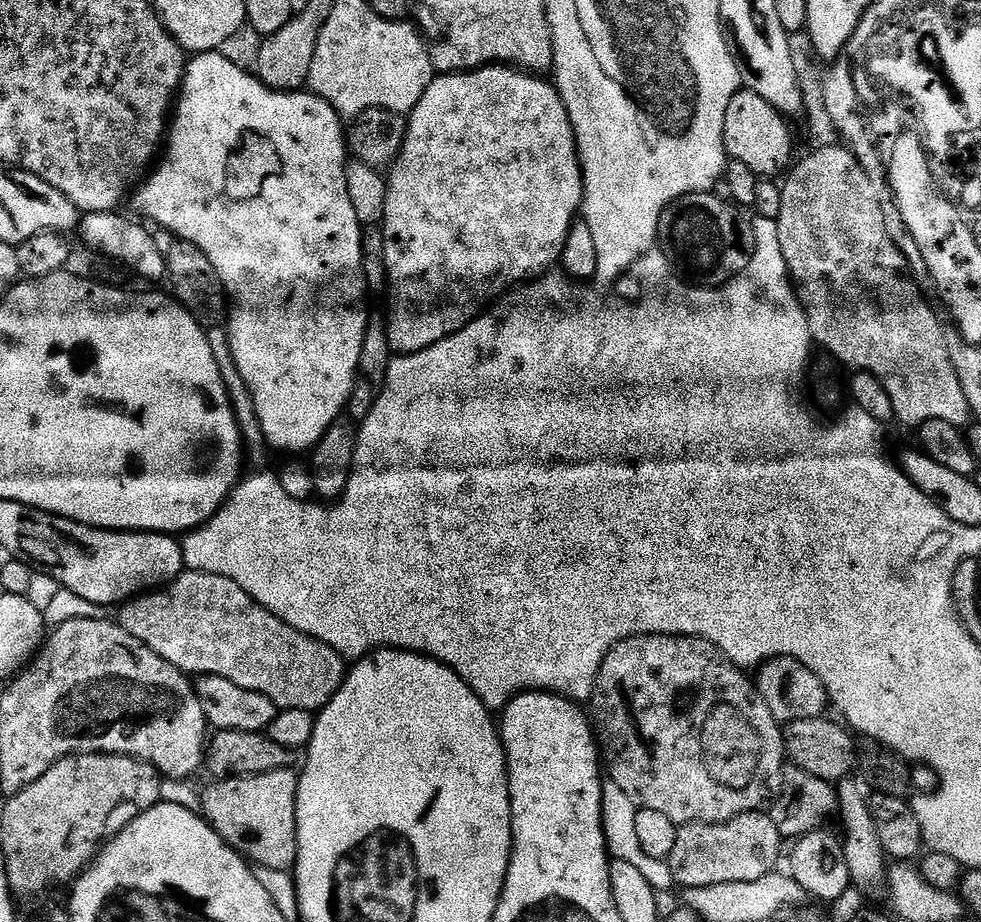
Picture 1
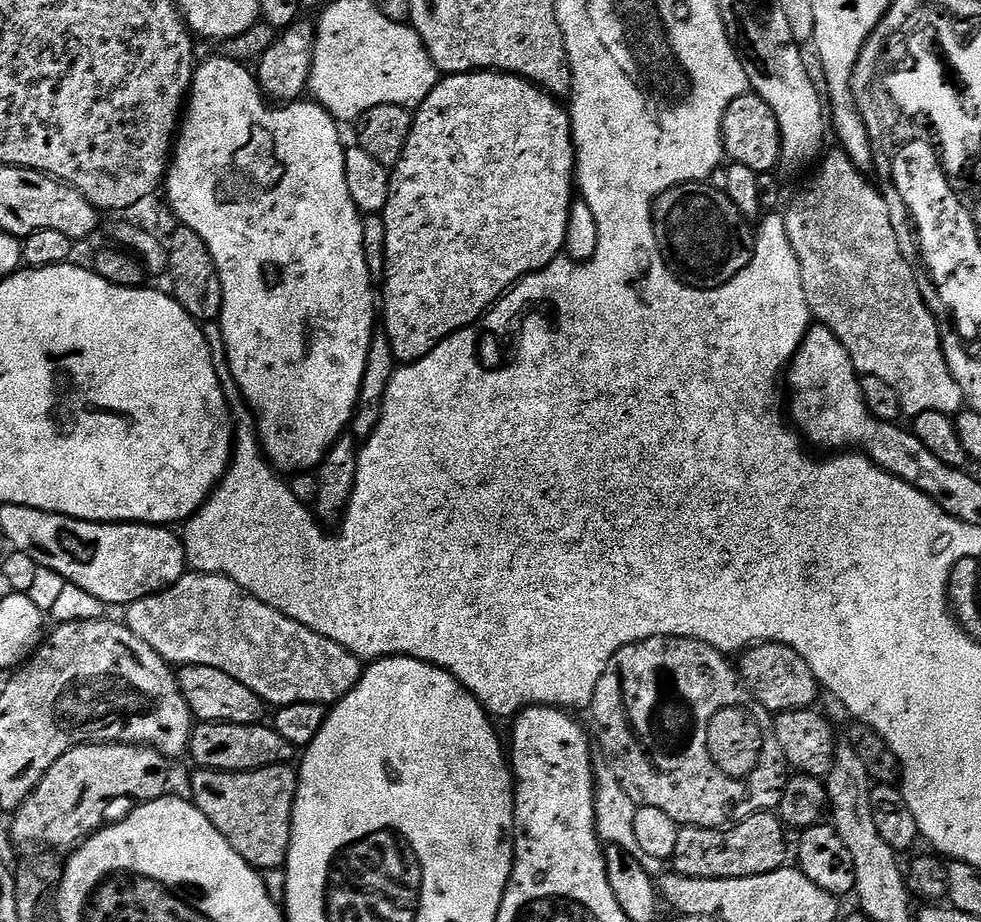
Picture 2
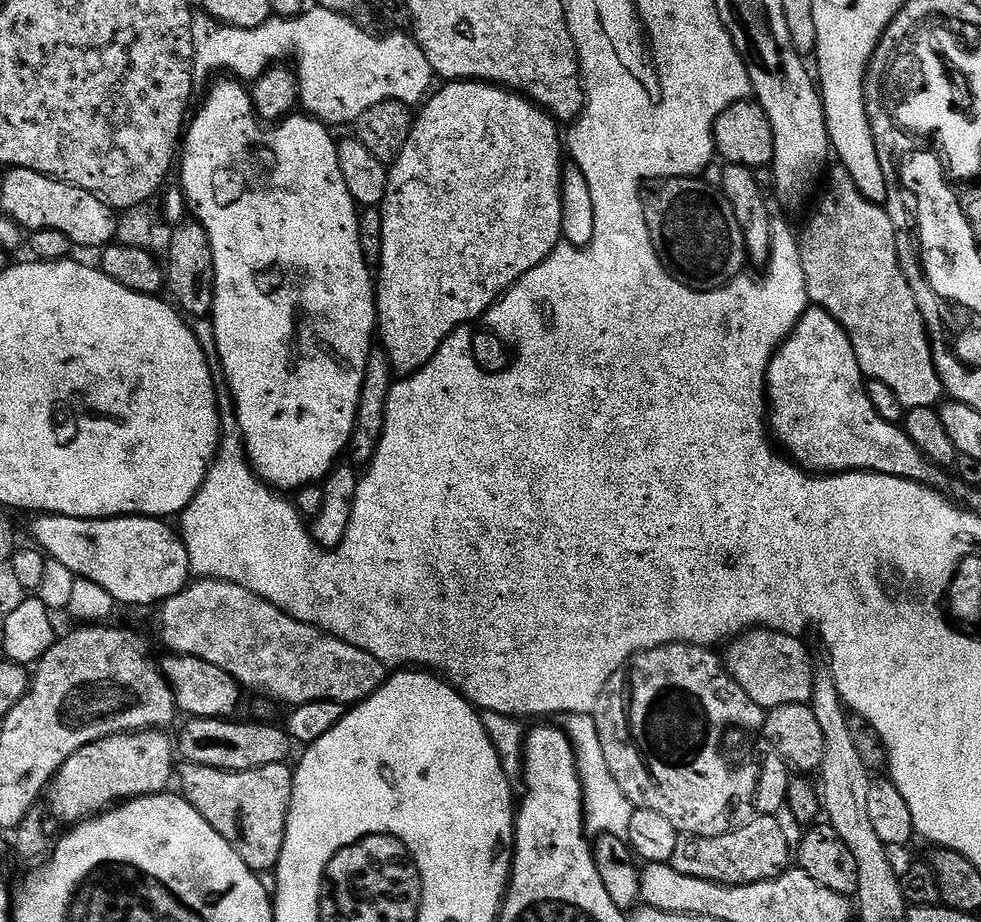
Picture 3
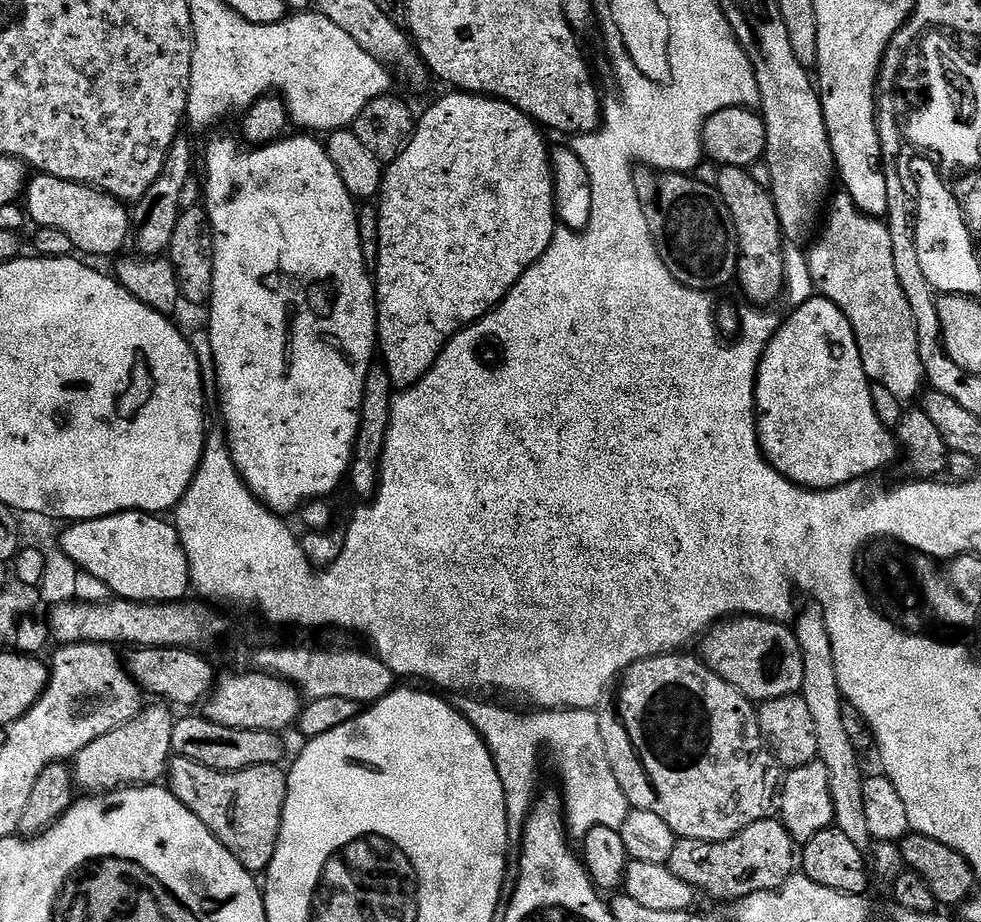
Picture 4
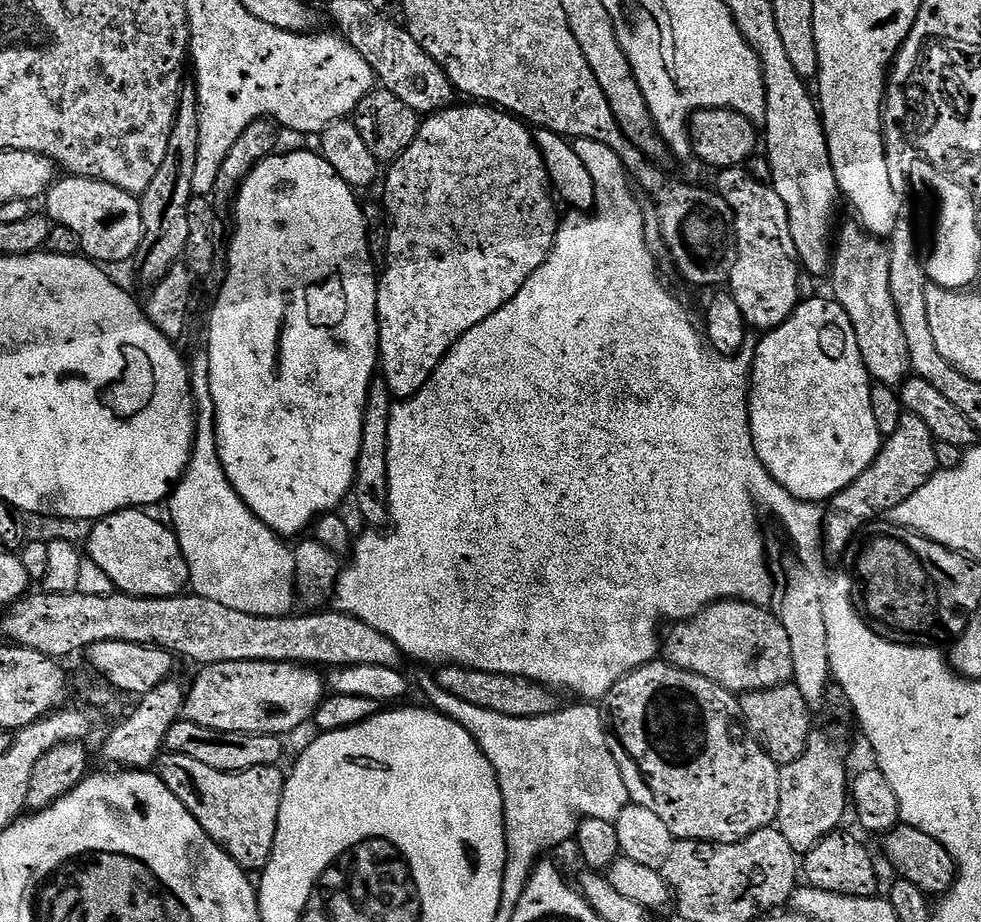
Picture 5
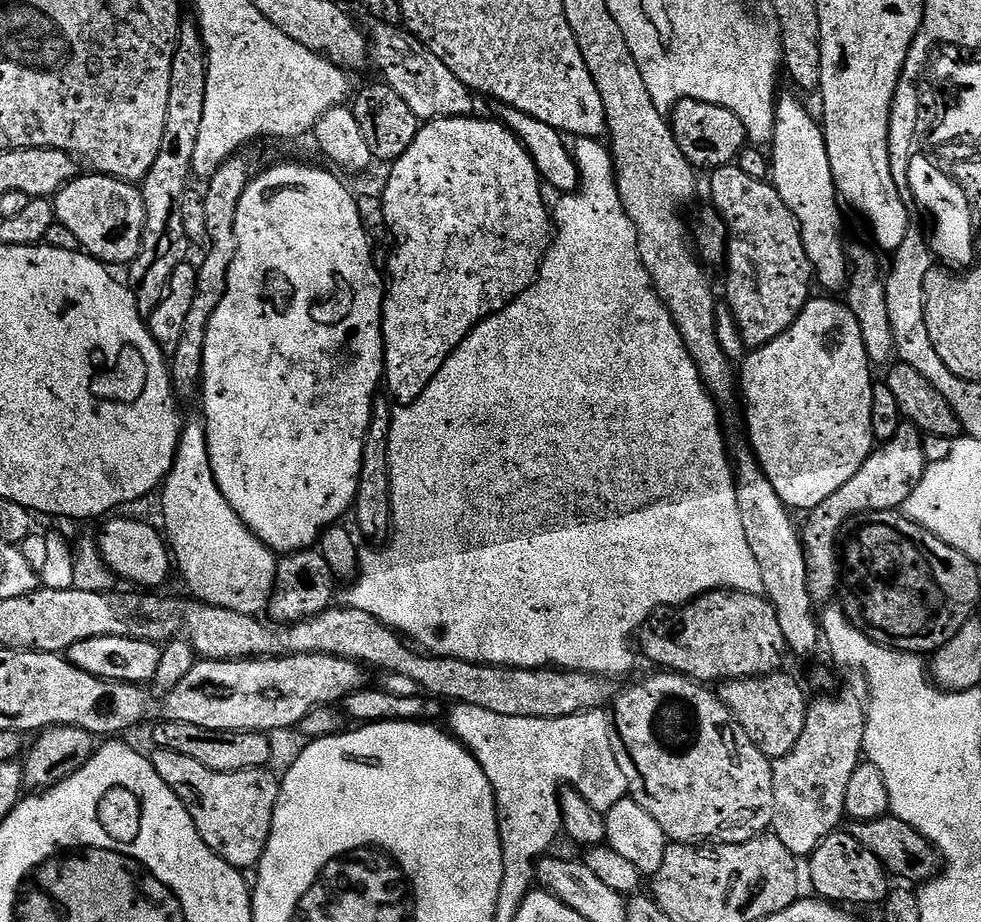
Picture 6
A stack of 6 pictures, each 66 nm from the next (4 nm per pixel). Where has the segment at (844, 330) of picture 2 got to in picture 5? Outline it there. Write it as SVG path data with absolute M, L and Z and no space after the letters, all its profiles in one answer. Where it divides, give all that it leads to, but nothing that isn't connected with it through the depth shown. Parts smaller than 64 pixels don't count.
M851 222L839 229L834 240L834 263L830 273L831 295L850 314L854 334L858 338L858 350L862 350L862 362L868 375L878 384L899 386L908 379L912 363L906 346L906 333L902 331L902 318L898 318L898 306L890 288L889 245L879 236L871 236L859 223Z

